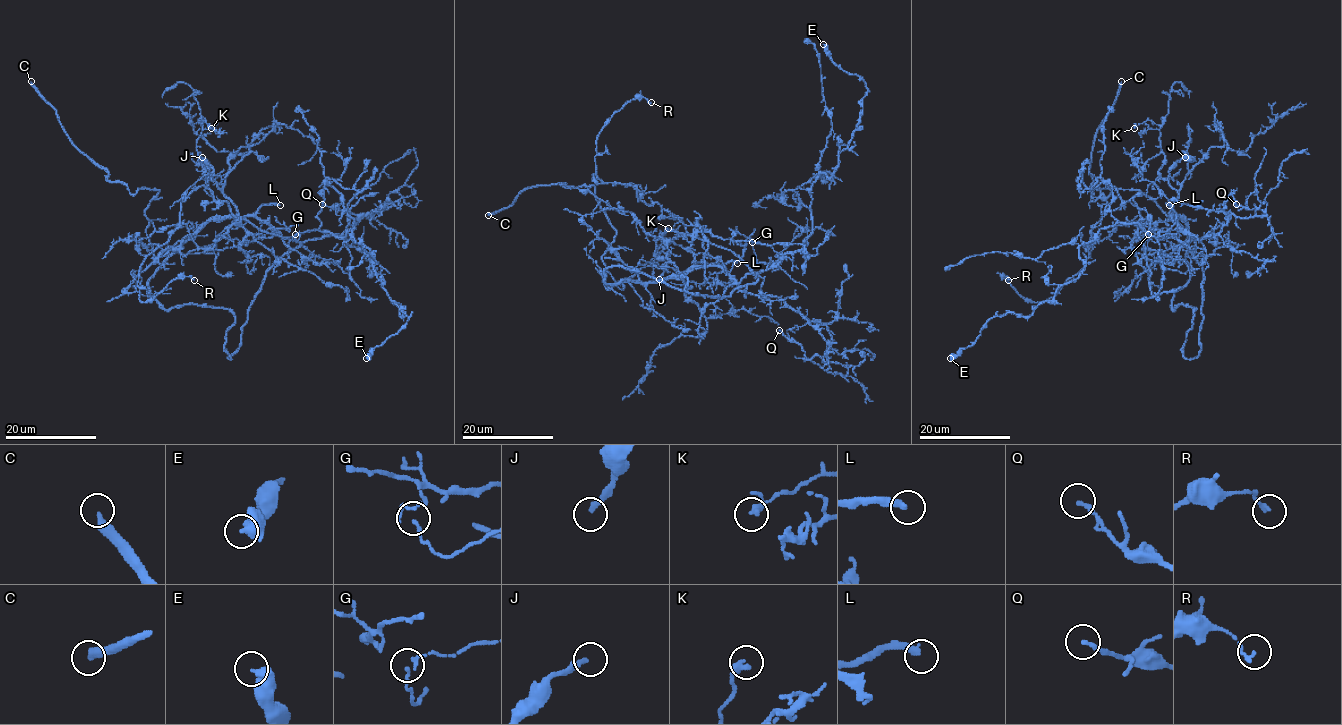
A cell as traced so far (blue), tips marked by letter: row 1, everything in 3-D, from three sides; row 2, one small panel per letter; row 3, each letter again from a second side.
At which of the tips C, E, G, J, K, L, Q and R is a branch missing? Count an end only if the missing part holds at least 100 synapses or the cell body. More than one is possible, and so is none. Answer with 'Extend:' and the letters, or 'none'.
Extend: C, J, L

